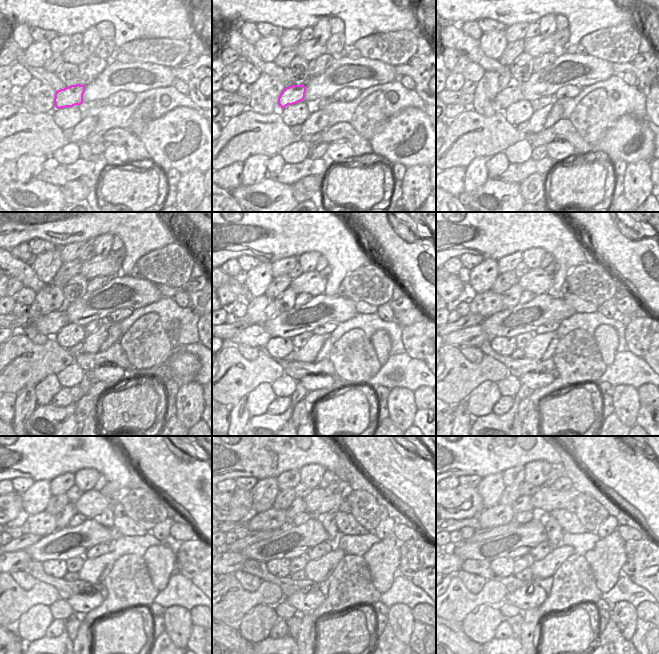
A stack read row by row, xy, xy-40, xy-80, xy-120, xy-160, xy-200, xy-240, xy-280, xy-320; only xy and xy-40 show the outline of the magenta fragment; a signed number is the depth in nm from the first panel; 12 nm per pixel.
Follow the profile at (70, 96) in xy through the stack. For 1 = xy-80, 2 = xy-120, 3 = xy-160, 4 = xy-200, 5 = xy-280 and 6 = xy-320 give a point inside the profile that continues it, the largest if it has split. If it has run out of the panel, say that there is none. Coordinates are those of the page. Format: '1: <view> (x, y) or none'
1: xy-80 (510, 95)
2: xy-120 (52, 323)
3: xy-160 (255, 335)
4: xy-200 (474, 336)
5: xy-280 (232, 561)
6: xy-320 (456, 562)

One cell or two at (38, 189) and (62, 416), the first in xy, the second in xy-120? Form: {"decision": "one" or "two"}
{"decision": "one"}

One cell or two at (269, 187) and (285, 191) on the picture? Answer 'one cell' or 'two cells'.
one cell

